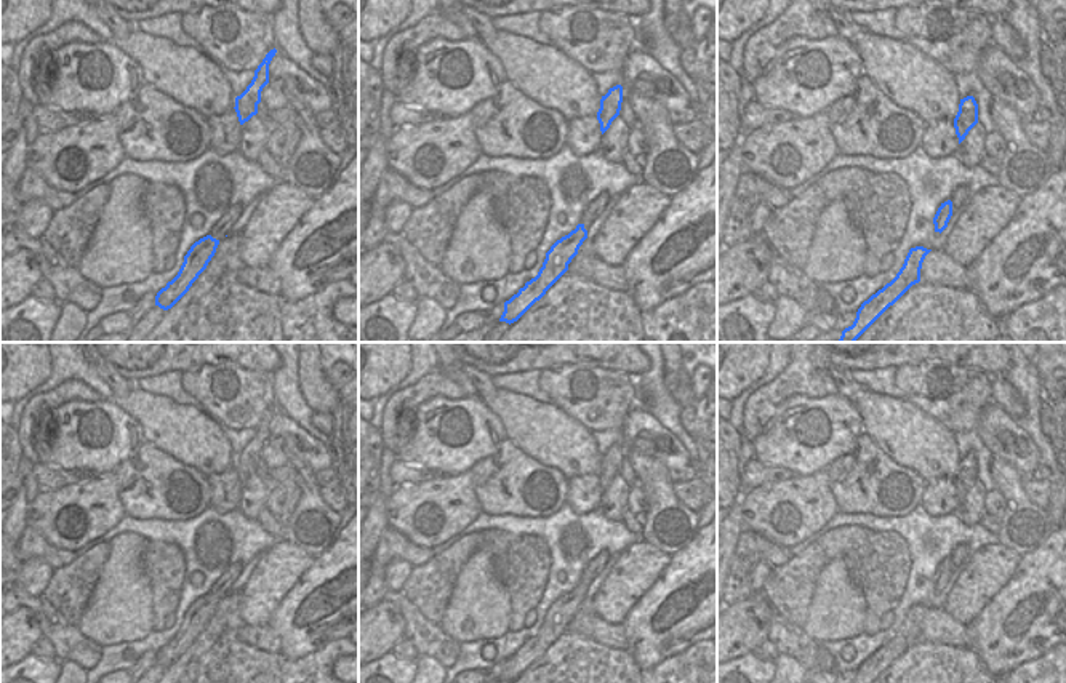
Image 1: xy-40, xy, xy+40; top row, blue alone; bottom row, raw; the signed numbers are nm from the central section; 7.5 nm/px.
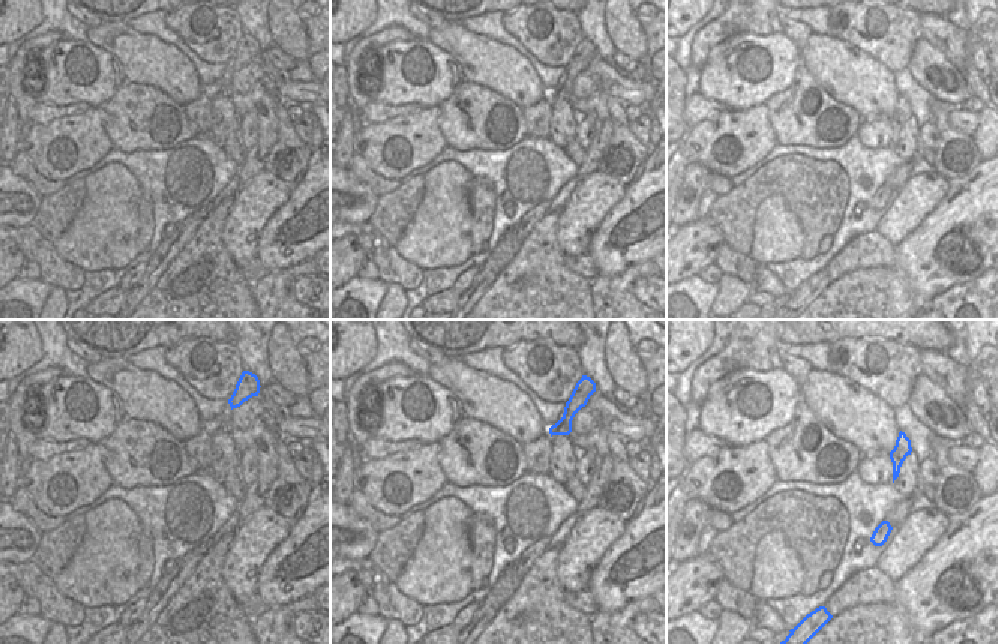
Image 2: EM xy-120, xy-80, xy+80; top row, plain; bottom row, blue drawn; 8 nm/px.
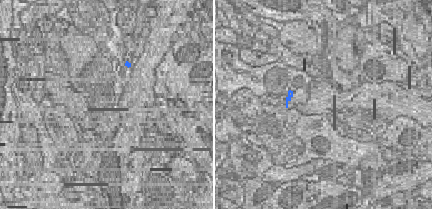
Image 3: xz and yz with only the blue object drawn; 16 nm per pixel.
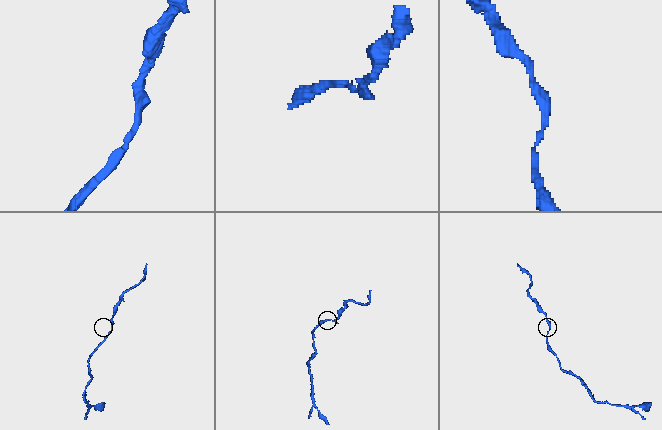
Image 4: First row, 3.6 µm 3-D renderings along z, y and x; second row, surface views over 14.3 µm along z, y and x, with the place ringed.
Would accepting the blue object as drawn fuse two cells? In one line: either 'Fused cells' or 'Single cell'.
Single cell.

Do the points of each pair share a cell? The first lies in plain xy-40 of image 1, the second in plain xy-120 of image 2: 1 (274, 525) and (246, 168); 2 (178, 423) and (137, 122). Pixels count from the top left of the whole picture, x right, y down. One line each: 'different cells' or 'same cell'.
1: different cells
2: different cells

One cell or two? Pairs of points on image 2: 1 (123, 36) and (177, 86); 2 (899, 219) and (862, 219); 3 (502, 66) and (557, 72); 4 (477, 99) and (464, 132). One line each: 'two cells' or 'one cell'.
1: one cell
2: two cells
3: two cells
4: one cell

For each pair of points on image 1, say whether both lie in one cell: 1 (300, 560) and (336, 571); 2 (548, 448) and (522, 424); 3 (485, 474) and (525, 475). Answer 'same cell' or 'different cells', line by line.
1: different cells
2: same cell
3: same cell

